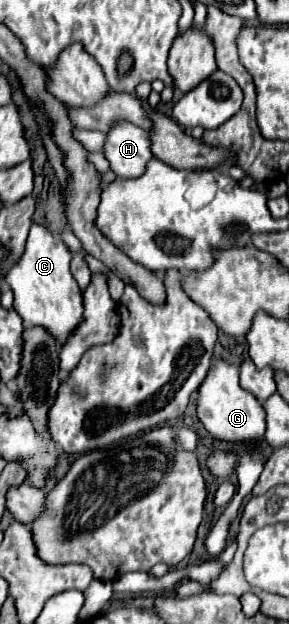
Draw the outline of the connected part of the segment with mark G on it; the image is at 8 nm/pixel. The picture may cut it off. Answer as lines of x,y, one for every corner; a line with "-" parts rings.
213,360
213,368
209,370
207,378
199,386
199,402
197,402
197,416
203,426
211,432
215,440
221,442
247,442
247,444
261,444
265,440
265,410
263,404
247,390
239,386
239,368
225,362

